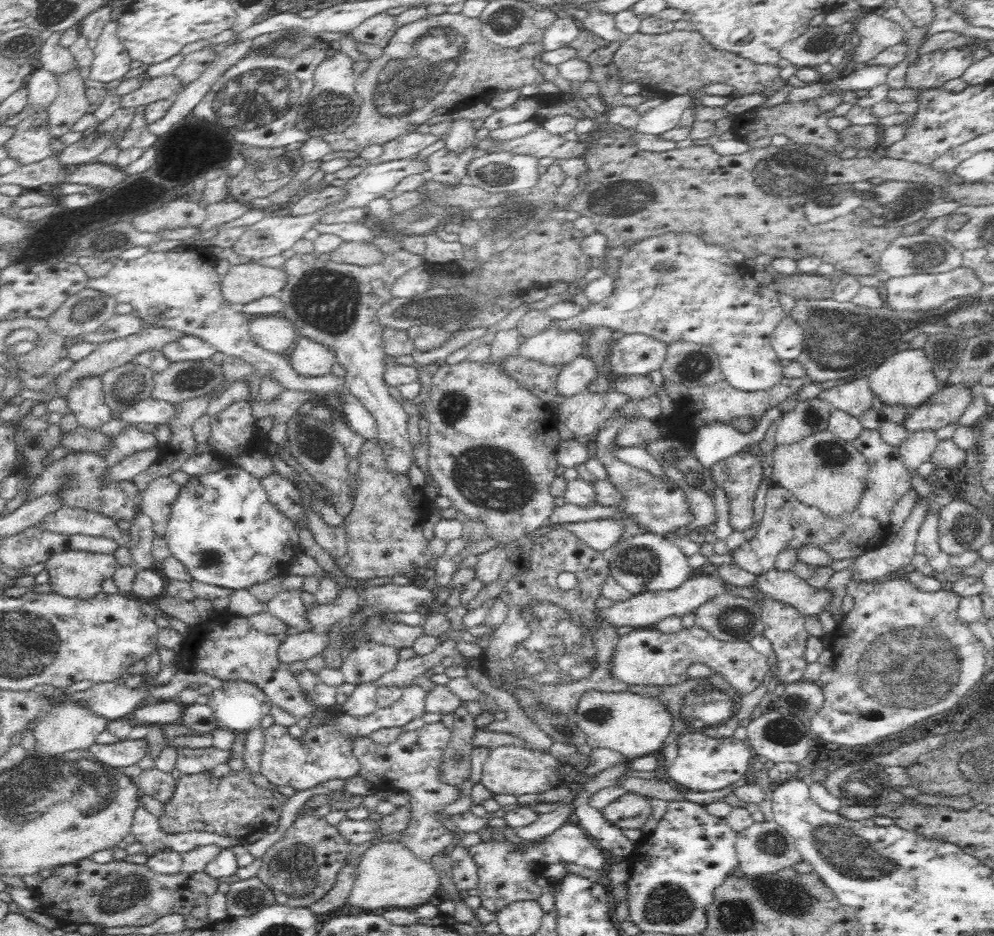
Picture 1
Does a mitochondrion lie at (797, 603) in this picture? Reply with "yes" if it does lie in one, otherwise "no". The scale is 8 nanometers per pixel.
no

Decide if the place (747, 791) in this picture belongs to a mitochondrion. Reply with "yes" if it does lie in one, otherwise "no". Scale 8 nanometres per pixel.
no

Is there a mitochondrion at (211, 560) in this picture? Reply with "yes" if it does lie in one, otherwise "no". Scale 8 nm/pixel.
yes

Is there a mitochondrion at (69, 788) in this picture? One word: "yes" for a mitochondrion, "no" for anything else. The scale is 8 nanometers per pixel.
yes

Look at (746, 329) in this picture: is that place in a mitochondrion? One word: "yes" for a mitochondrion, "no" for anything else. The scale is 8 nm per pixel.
no

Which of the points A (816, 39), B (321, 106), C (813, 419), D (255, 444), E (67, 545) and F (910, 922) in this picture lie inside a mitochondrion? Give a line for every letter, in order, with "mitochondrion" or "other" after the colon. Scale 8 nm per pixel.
A: mitochondrion
B: mitochondrion
C: mitochondrion
D: other
E: other
F: other

